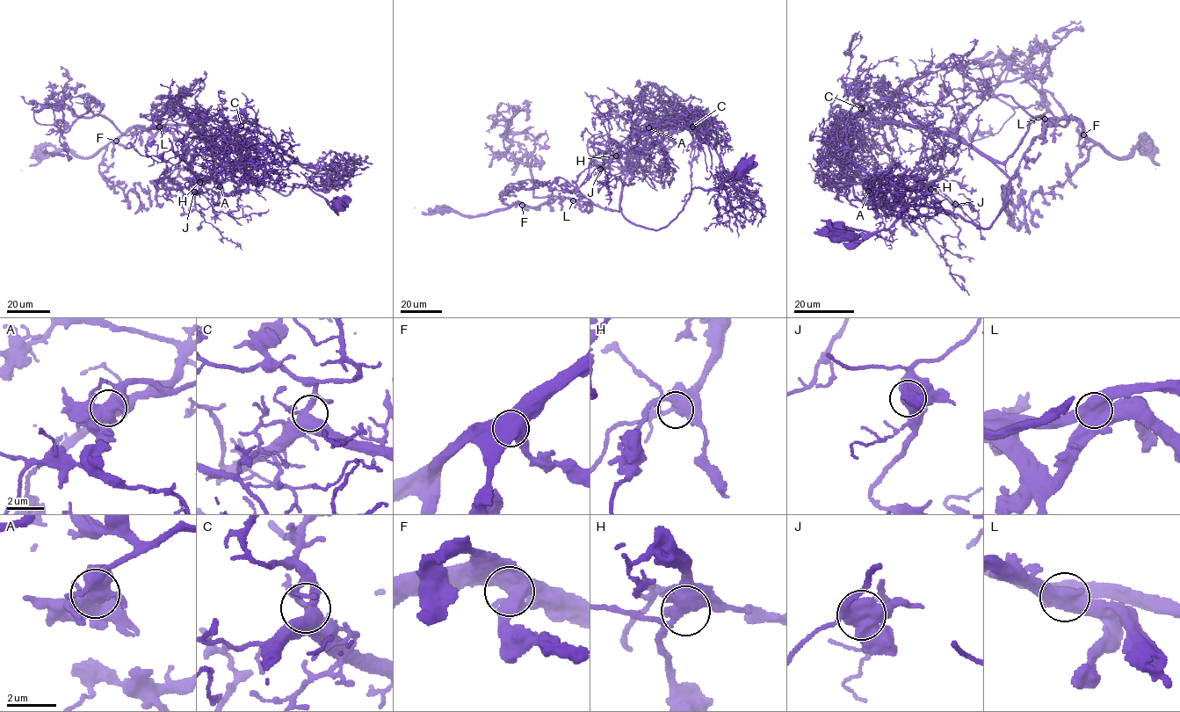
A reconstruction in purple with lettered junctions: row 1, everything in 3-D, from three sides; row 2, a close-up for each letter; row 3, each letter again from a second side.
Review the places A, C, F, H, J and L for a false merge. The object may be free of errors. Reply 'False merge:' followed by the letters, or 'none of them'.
False merge: L

